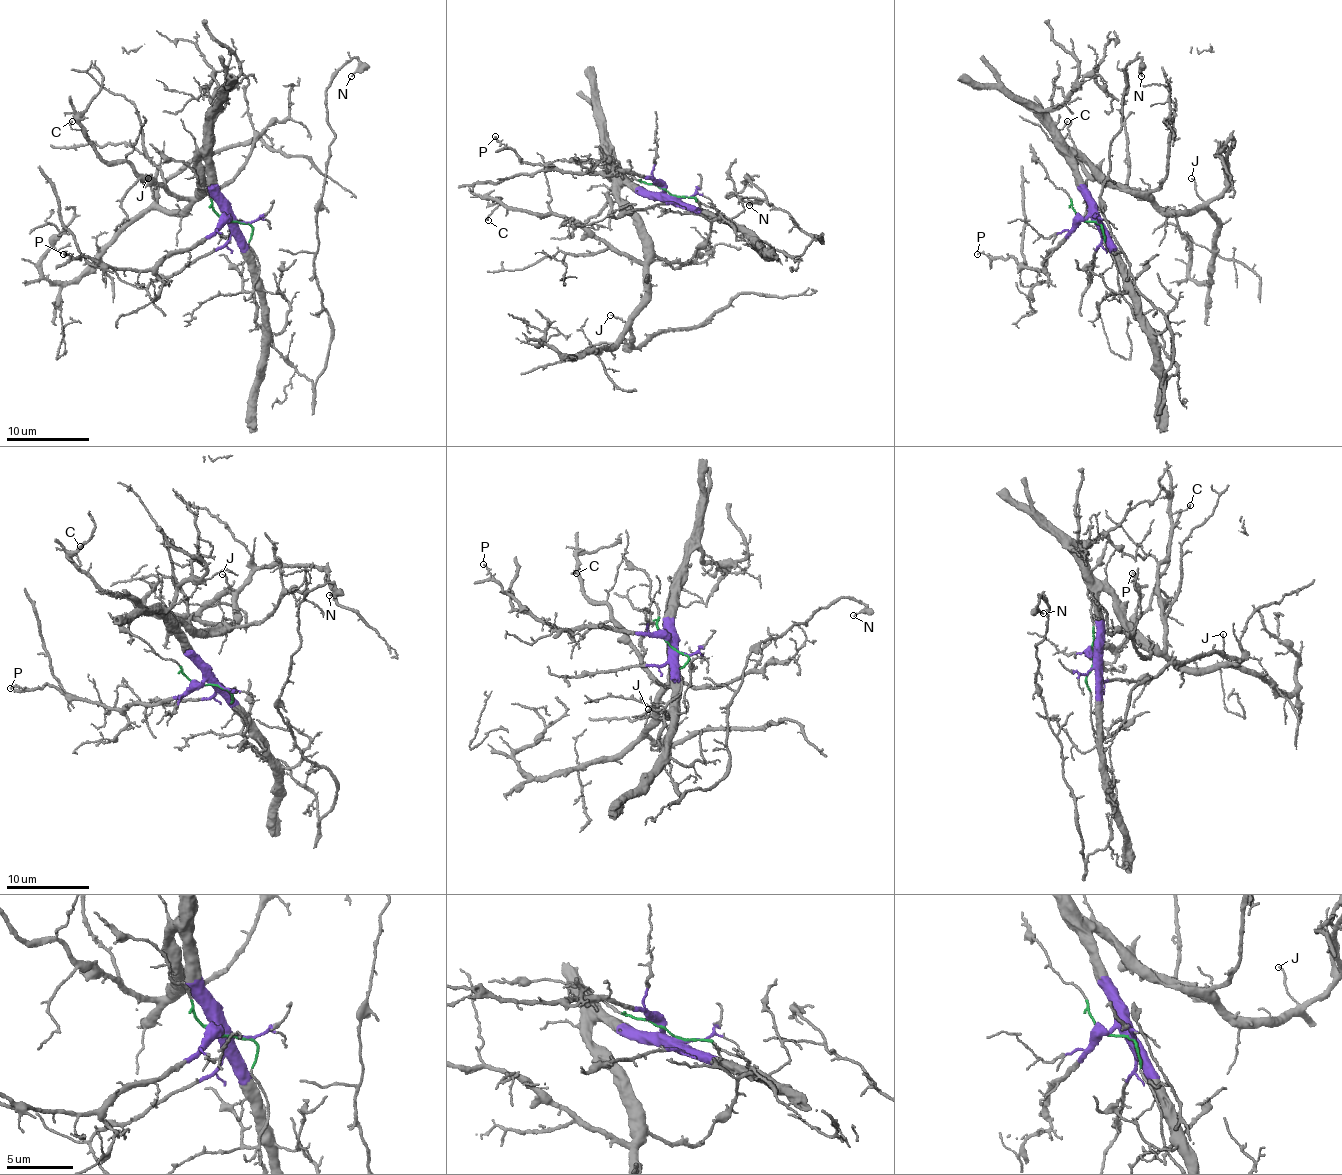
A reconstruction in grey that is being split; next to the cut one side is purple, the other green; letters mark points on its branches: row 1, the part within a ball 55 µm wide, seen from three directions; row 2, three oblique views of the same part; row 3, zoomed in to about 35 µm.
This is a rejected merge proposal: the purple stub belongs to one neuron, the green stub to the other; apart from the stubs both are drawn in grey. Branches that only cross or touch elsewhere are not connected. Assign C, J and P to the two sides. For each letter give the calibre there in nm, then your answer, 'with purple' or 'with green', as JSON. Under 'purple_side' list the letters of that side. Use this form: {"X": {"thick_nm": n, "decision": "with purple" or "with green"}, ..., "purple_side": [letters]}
{"C": {"thick_nm": 120, "decision": "with purple"}, "J": {"thick_nm": 100, "decision": "with purple"}, "P": {"thick_nm": 150, "decision": "with purple"}, "purple_side": ["C", "J", "P"]}

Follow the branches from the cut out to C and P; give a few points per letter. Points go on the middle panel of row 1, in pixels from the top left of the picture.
C: (667, 194), (620, 188), (643, 261), (631, 261), (557, 215), (500, 202), (488, 219)
P: (667, 194), (649, 177), (630, 171), (564, 173), (526, 163), (495, 136)

